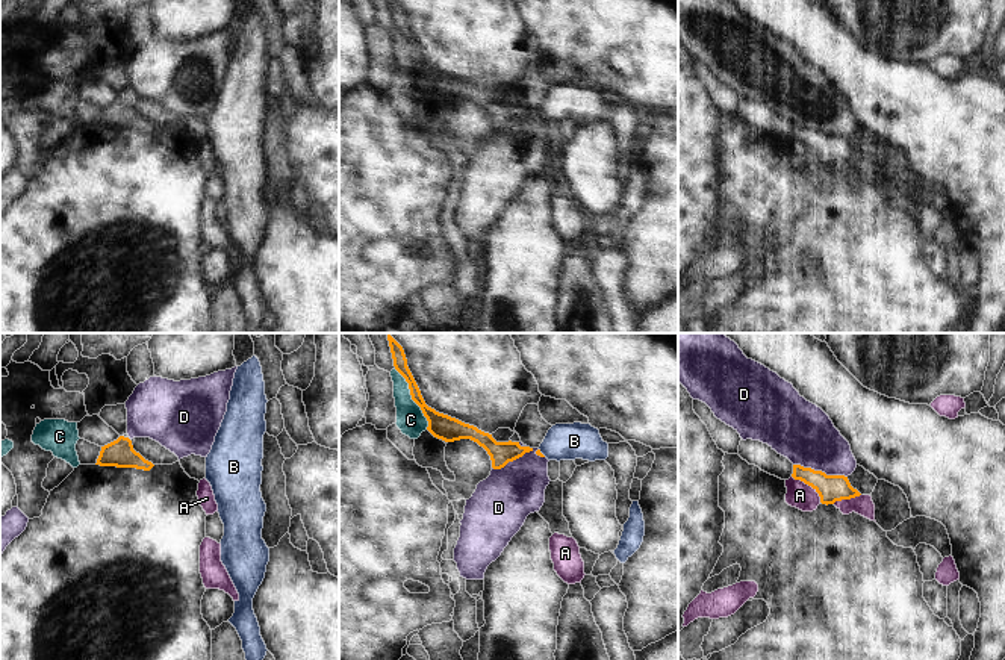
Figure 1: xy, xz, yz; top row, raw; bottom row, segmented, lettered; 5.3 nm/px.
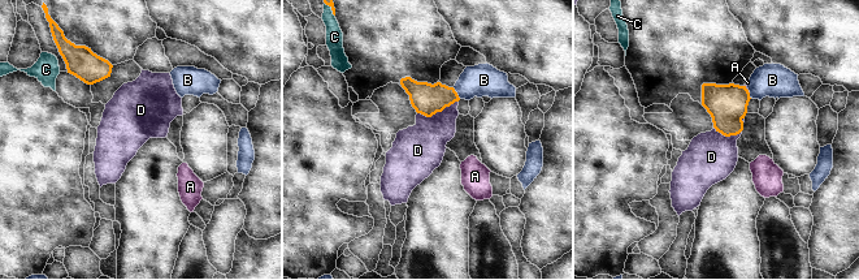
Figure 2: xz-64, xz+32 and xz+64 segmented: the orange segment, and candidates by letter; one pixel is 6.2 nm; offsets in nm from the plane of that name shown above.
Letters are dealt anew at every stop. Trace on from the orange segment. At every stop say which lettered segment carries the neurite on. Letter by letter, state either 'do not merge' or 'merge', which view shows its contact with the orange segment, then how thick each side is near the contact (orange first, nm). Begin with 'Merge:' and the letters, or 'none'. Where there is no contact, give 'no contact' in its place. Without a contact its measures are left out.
Merge: B
A: do not merge | yz | 140/140 nm
B: merge | xz | 20/190 nm
C: do not merge | xz | 130/150 nm
D: do not merge | xz | 120/300 nm

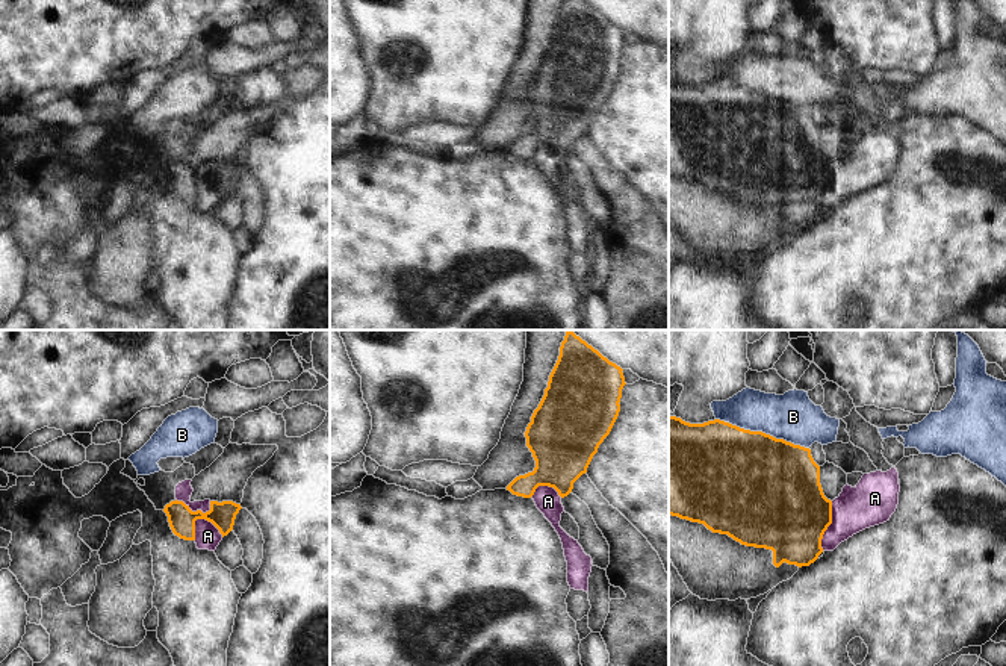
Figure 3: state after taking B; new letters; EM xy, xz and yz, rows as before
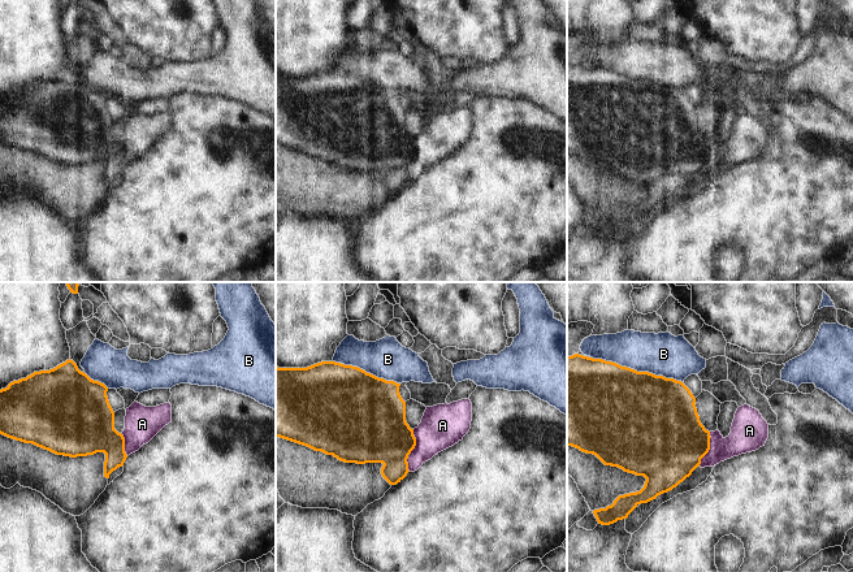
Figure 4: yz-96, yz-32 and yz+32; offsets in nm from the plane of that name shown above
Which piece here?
Merge: A
A: merge | xy | 140/140 nm
B: do not merge | yz | 500/260 nm

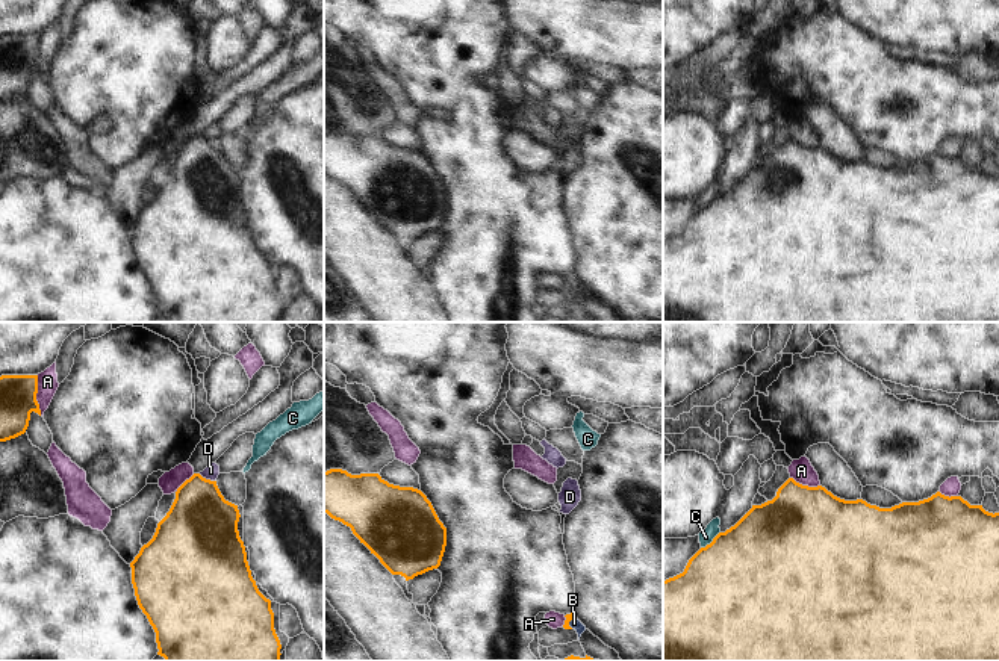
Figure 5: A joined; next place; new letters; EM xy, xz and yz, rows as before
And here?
Merge: none
A: do not merge | xy | 190/110 nm
B: do not merge | xz | 40/60 nm
C: do not merge | yz | 500/80 nm
D: do not merge | xy | 380/80 nm

